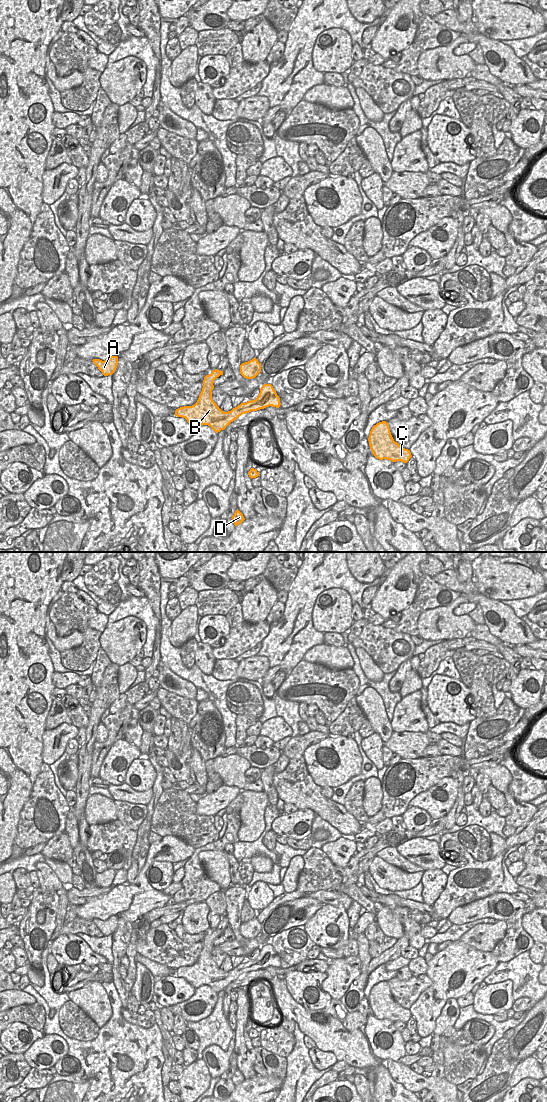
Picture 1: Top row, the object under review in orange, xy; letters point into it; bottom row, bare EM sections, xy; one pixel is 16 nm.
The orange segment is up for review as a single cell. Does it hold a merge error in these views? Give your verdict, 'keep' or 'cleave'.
keep

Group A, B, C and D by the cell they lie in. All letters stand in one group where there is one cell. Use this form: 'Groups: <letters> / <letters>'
Groups: A B C D.

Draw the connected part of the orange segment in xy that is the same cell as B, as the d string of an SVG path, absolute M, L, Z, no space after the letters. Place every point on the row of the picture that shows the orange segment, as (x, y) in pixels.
M217 369L213 370L211 374L206 375L197 402L192 406L176 409L175 416L185 418L195 429L202 425L208 425L218 433L242 414L269 406L280 407L280 398L273 386L271 384L264 384L260 389L259 396L255 400L241 403L231 411L222 411L212 399L213 383L220 375L223 375L223 371Z

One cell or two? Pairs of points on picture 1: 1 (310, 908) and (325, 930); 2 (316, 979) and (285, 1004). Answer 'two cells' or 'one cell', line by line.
1: two cells
2: two cells

